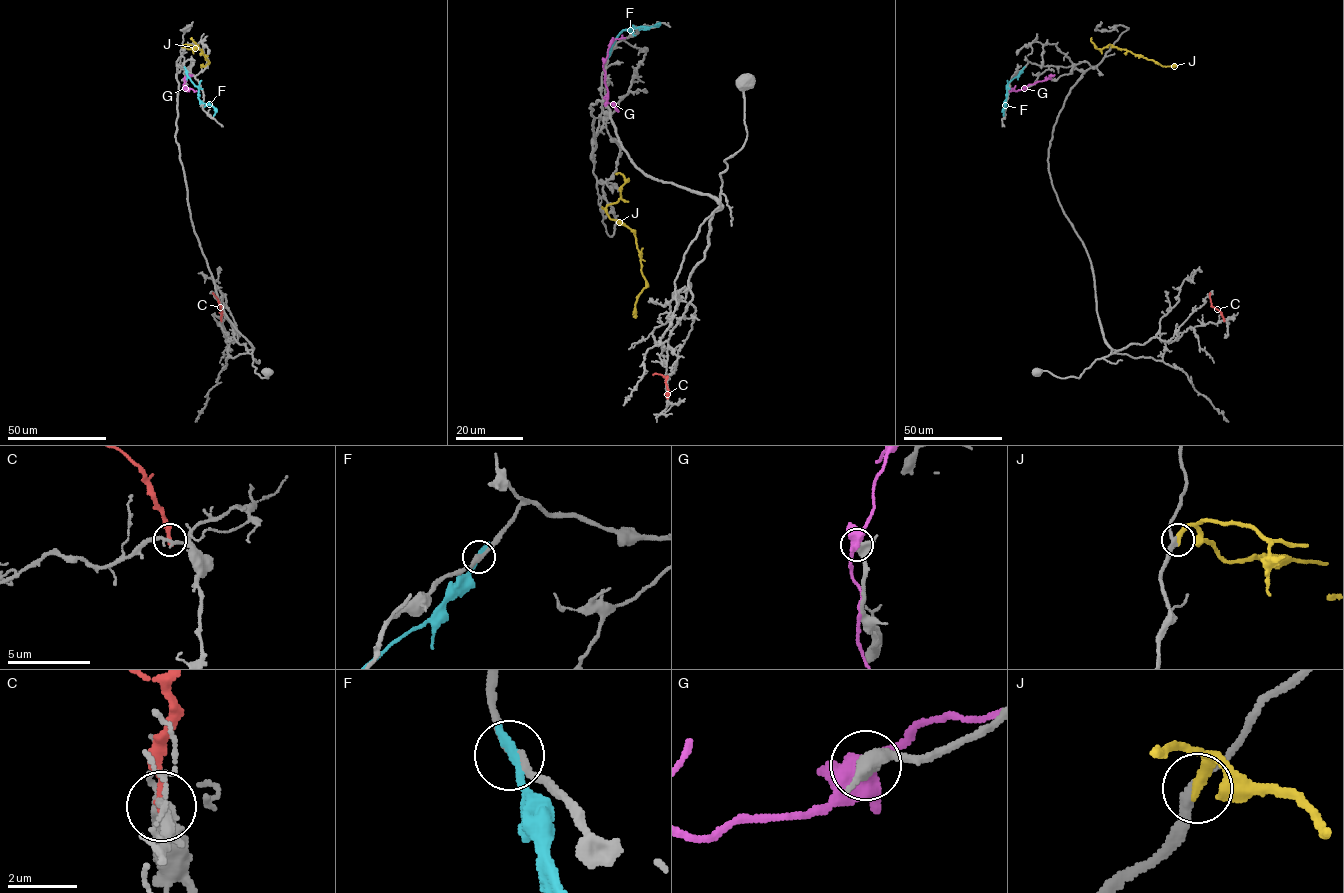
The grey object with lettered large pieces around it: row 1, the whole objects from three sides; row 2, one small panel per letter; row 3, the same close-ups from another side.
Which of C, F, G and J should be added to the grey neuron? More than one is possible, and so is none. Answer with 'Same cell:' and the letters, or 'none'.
Same cell: J

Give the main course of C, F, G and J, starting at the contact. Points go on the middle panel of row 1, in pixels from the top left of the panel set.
C: (667, 398), (666, 378), (653, 374)
F: (606, 59), (623, 30), (657, 25), (654, 24)
G: (604, 62), (606, 101), (618, 112)
J: (601, 207), (611, 219), (623, 222), (636, 238), (641, 272), (647, 286), (635, 304), (636, 317)

